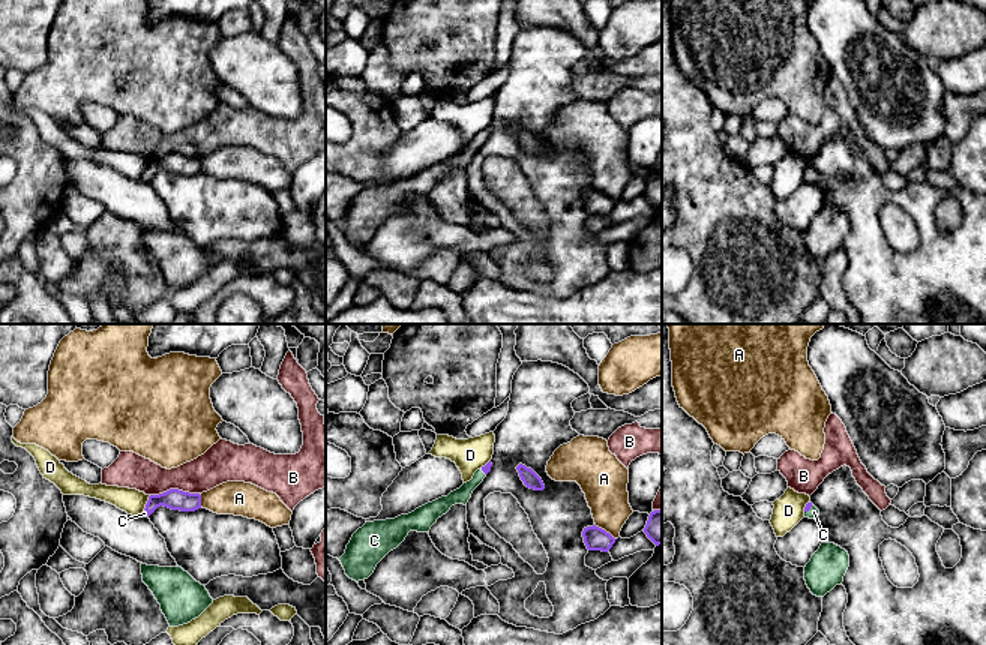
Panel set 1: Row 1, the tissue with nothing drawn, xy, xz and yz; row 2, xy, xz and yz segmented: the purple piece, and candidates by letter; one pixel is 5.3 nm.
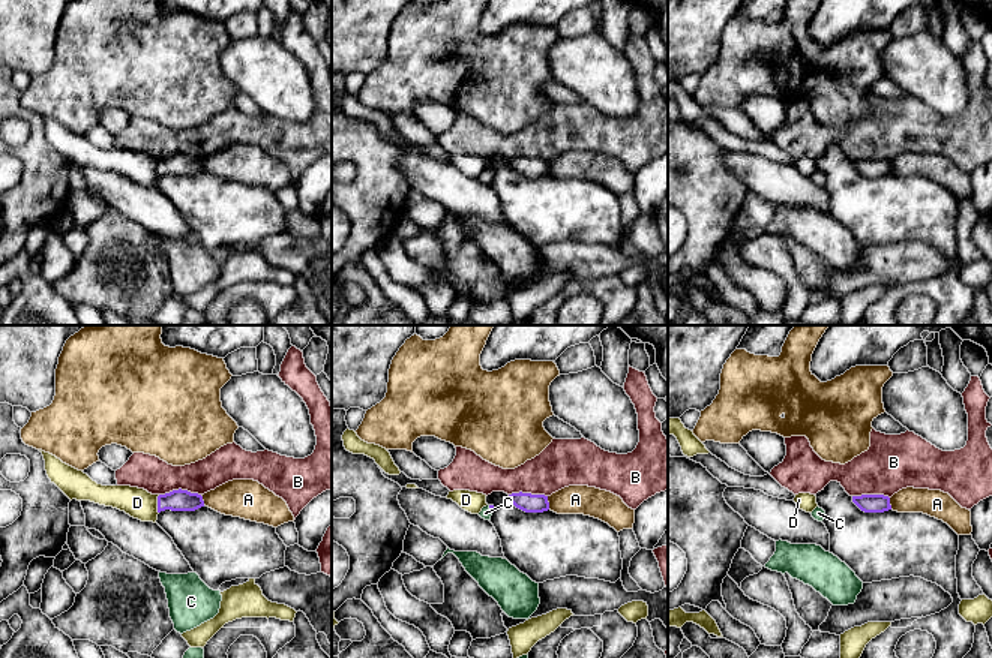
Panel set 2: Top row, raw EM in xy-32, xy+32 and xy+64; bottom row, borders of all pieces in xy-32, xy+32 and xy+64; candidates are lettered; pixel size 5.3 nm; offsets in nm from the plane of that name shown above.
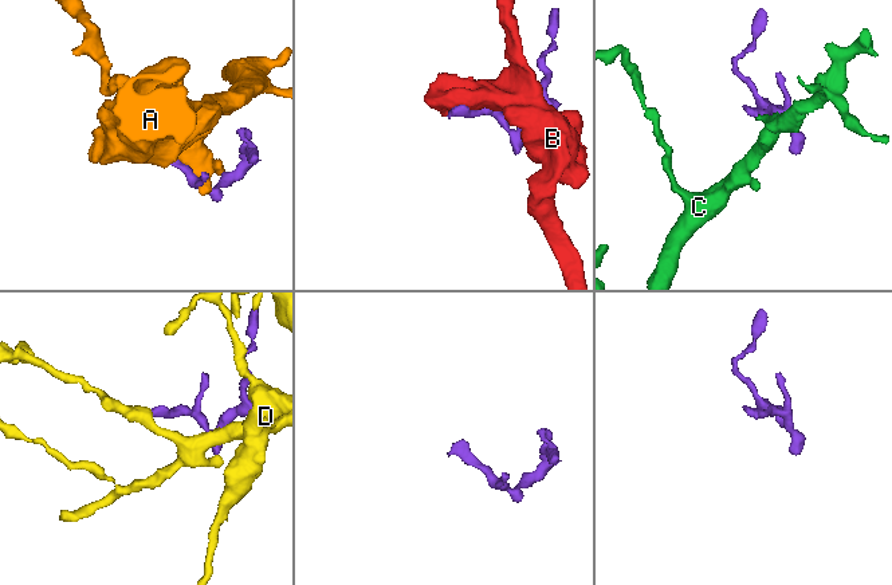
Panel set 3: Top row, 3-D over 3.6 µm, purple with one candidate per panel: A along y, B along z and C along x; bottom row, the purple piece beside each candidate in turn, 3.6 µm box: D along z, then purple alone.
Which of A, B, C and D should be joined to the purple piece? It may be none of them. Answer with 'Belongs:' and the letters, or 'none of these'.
Belongs: C

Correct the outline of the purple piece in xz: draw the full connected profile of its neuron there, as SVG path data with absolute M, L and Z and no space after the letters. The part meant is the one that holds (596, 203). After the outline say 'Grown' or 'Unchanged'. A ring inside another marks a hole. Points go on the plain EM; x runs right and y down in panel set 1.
M596 189L584 192L582 201L588 214L602 216L608 216L617 204L609 196Z. Unchanged

